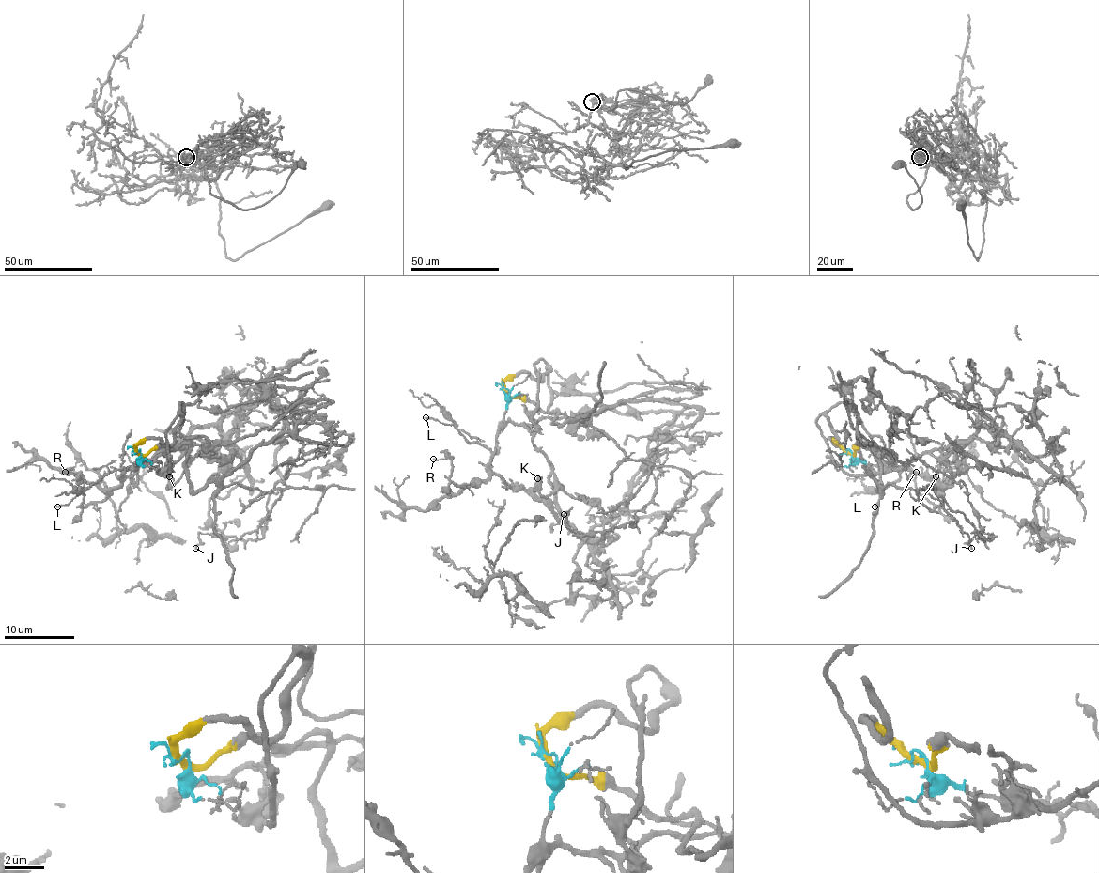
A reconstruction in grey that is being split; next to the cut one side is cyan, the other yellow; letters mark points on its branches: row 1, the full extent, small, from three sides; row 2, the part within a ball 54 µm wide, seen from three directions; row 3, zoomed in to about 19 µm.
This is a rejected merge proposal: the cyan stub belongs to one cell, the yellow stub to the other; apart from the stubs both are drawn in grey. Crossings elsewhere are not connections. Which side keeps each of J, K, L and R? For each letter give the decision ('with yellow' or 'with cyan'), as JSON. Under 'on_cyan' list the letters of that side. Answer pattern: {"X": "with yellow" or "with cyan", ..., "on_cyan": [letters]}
{"J": "with yellow", "K": "with yellow", "L": "with cyan", "R": "with cyan", "on_cyan": ["L", "R"]}

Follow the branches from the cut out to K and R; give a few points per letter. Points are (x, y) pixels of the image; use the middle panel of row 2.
K: (505, 391), (519, 373), (542, 381), (548, 365), (535, 365), (534, 444), (554, 491), (538, 492), (536, 478)
R: (505, 391), (509, 401), (489, 475), (472, 485), (458, 485), (449, 475), (453, 457), (434, 459)

